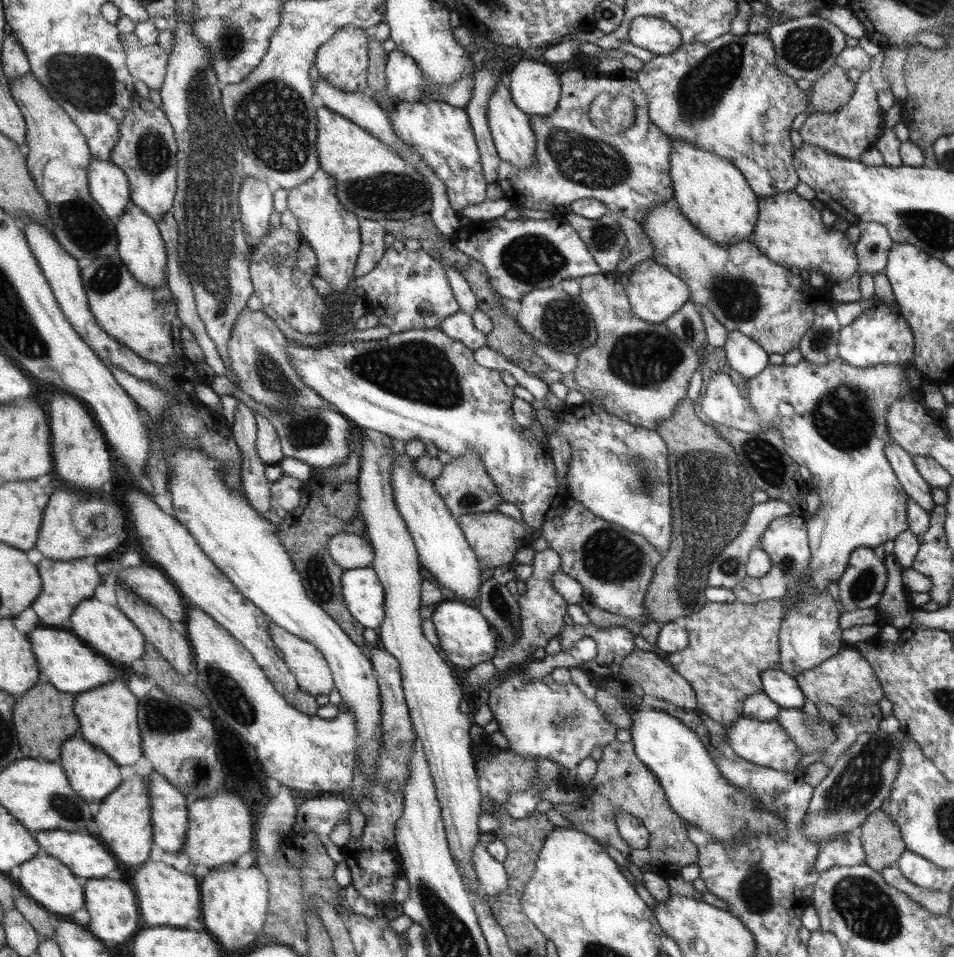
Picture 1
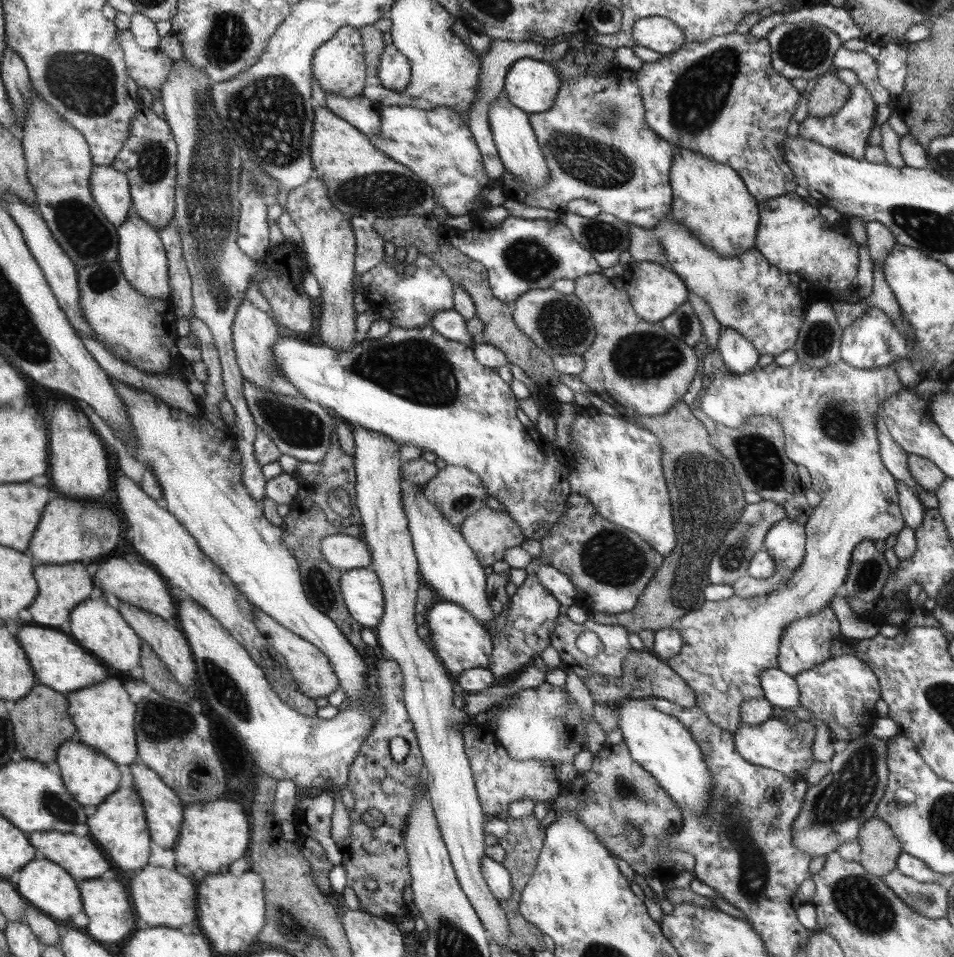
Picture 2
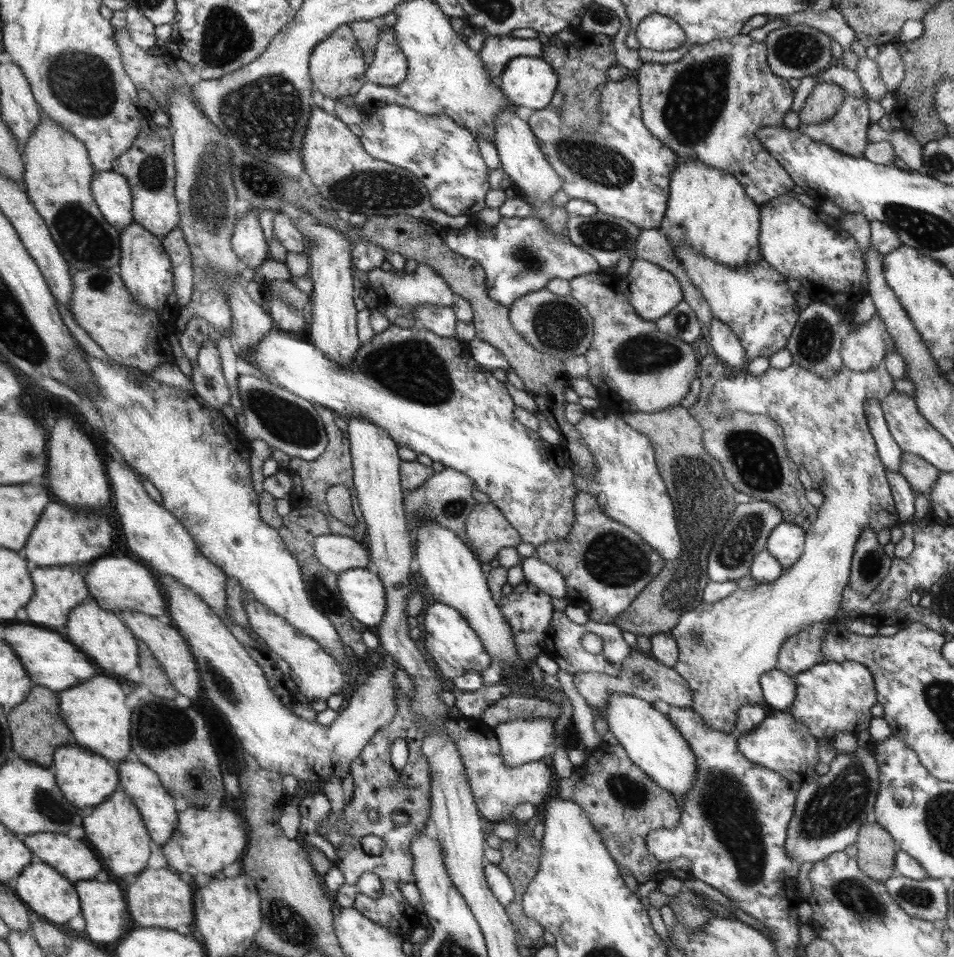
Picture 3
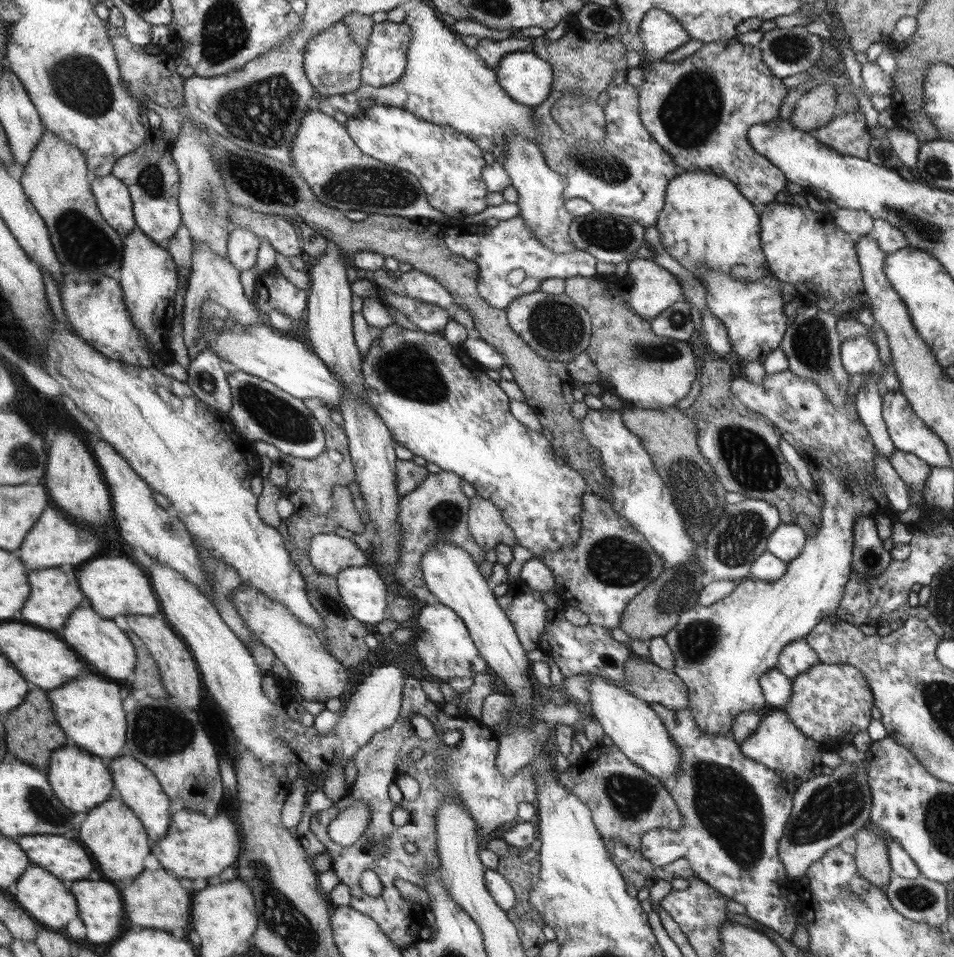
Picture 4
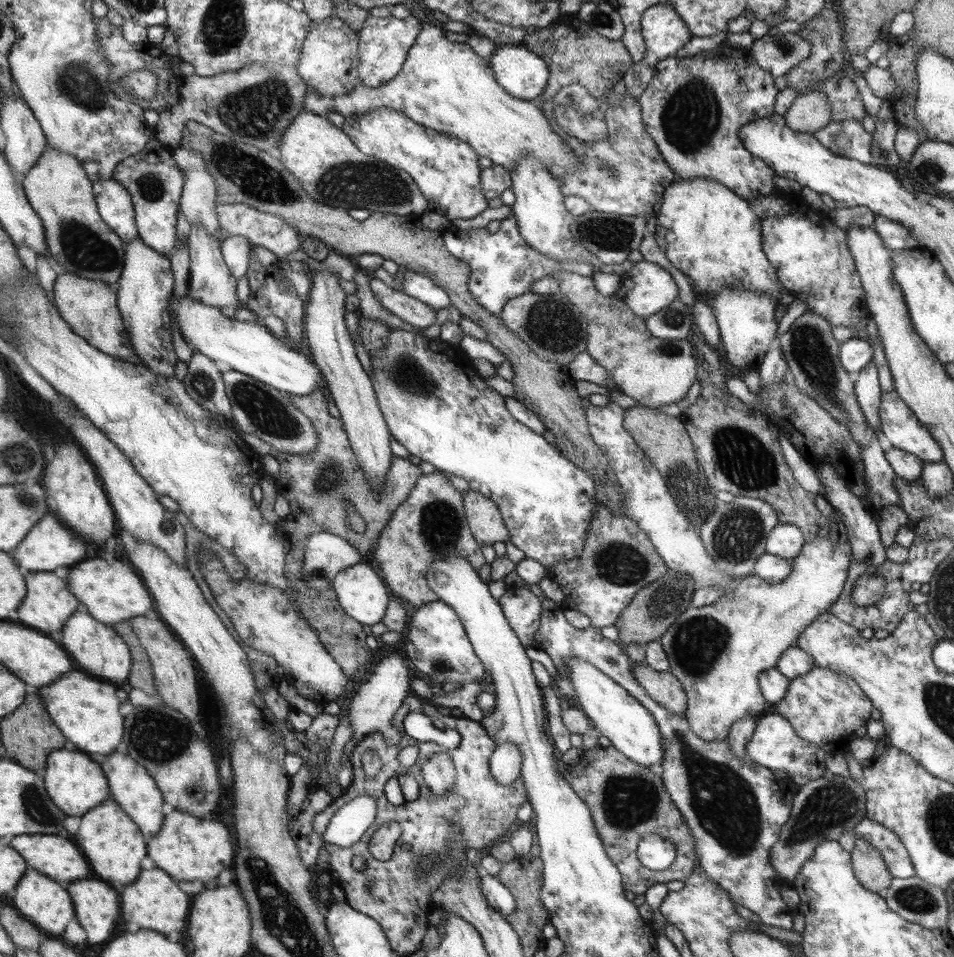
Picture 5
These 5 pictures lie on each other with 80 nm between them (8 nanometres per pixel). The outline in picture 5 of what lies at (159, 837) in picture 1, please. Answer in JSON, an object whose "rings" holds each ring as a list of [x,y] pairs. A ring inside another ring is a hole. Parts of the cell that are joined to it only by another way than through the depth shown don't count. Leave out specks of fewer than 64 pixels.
{"rings":[[[118,750],[110,755],[100,757],[100,763],[104,773],[107,774],[112,798],[123,808],[123,811],[139,825],[144,836],[155,837],[163,828],[165,815],[162,813],[162,805],[165,799],[155,778],[148,773],[144,765],[134,762],[128,754],[122,754]]]}

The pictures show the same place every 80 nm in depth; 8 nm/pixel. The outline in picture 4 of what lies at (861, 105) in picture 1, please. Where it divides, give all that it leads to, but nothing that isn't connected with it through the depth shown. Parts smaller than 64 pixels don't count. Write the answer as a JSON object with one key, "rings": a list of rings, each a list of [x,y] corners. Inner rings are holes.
{"rings":[[[860,110],[840,114],[826,126],[814,128],[810,132],[838,153],[868,160],[873,136],[870,134],[870,128],[866,126],[864,113]]]}

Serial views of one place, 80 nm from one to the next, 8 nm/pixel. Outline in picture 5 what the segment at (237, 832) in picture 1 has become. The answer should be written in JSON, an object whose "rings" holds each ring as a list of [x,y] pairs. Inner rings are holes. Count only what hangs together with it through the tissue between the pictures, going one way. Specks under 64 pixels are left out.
{"rings":[[[175,810],[165,816],[162,830],[150,839],[148,856],[156,867],[170,872],[171,876],[176,876],[176,880],[200,881],[211,885],[220,870],[228,868],[234,860],[234,836],[222,822],[216,822],[216,817],[203,819]]]}

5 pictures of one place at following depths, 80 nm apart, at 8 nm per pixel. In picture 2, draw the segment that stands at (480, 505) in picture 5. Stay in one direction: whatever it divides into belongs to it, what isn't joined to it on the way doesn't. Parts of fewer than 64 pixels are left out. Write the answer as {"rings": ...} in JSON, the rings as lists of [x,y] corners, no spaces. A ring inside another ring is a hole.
{"rings":[[[488,506],[468,516],[461,526],[461,533],[478,554],[479,561],[488,567],[504,561],[506,550],[525,540],[523,530],[514,519]]]}

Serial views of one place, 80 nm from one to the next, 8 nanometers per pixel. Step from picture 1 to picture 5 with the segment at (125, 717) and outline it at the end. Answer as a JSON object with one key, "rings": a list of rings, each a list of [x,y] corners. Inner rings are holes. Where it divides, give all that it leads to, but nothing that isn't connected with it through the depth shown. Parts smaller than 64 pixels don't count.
{"rings":[[[80,670],[67,672],[54,683],[35,688],[42,696],[43,704],[51,719],[63,732],[76,750],[86,752],[100,758],[120,749],[124,736],[124,720],[120,710],[123,700],[119,687],[107,681],[94,680],[90,674],[82,674]]]}

